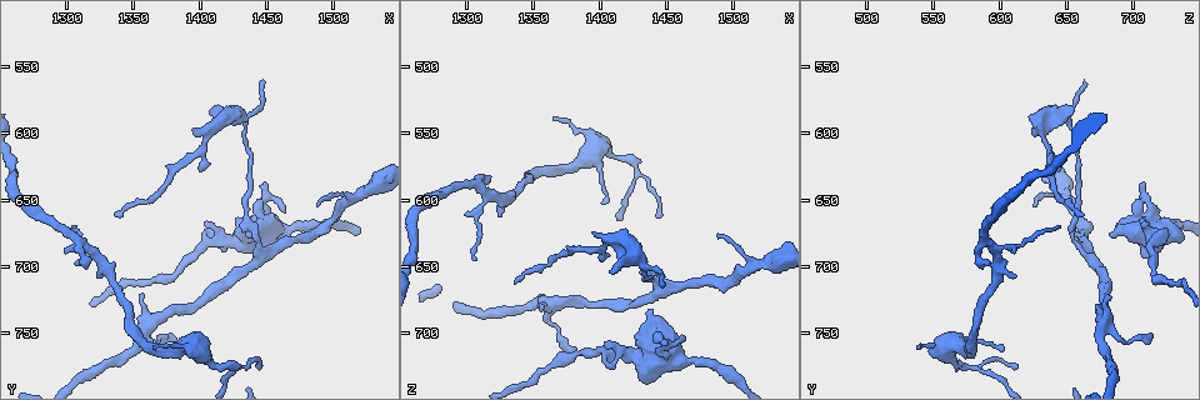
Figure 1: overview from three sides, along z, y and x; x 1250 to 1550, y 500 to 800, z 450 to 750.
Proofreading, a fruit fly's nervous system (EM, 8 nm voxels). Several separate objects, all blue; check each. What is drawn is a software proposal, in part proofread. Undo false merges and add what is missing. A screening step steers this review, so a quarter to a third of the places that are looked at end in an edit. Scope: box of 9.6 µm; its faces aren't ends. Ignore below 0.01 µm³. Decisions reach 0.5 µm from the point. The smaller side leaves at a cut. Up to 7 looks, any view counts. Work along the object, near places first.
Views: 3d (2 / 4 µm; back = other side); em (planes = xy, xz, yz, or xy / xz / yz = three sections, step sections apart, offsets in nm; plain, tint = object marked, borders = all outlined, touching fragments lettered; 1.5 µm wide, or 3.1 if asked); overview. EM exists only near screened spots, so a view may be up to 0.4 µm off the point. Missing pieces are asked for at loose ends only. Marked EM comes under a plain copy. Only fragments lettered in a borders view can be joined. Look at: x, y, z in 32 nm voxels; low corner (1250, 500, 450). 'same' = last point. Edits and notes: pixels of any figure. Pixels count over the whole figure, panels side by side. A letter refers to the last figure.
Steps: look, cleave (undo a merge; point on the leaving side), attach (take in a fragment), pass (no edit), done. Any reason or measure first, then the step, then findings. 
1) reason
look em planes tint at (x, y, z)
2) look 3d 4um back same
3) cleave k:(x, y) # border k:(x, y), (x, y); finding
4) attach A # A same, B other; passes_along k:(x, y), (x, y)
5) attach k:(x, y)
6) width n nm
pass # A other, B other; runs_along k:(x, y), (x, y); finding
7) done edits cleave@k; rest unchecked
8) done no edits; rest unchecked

an open end
look em yz step 8 borders at (1404, 672, 708)

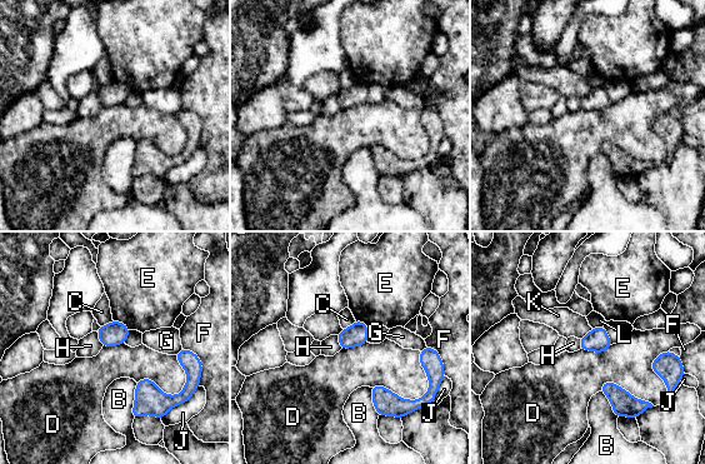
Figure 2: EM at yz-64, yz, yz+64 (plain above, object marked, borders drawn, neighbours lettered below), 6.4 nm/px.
cut it another way
look em planes borders same

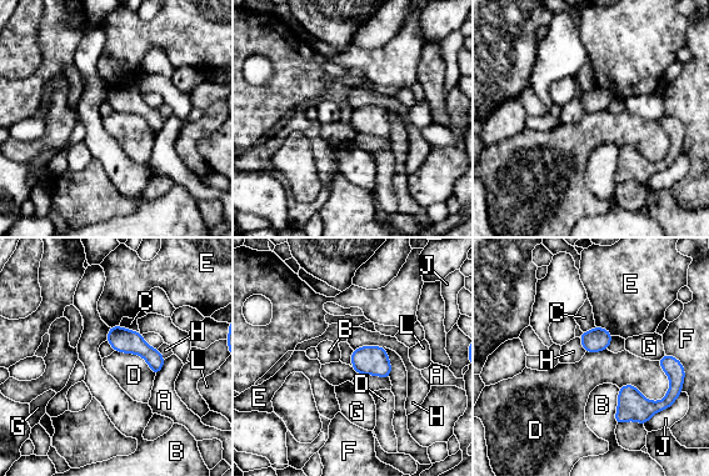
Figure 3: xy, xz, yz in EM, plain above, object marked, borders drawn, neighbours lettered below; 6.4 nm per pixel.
pass # A other, B other, C other, D other, E other, F other, G other, H other, J other, L other; no lettered fragment goes on from it

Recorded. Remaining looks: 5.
thin end
look em planes borders at (1446, 562, 662)

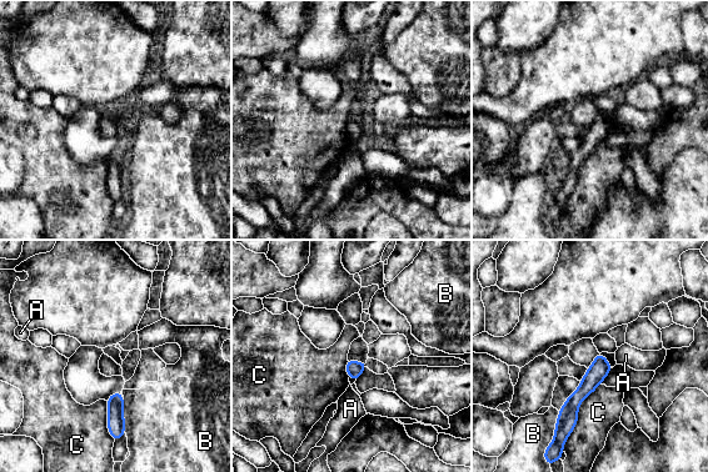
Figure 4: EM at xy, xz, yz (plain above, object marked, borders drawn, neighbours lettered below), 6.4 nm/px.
width 100 nm
pass # A other, B other, C other; border 4:(598, 386), (582, 401), (563, 442); none of them fits

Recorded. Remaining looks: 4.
look 3d 4um at (1358, 720, 680)

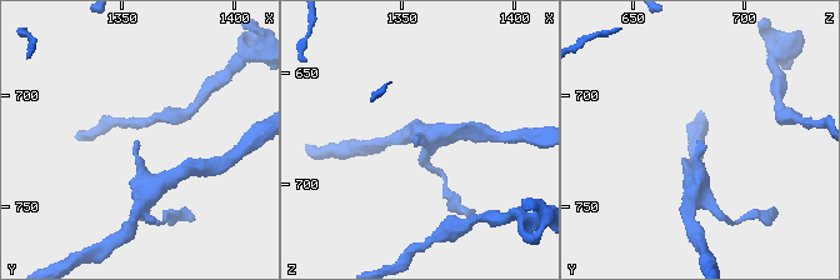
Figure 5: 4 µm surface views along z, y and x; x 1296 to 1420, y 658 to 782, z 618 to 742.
now the EM
look em planes borders at (1358, 722, 680)

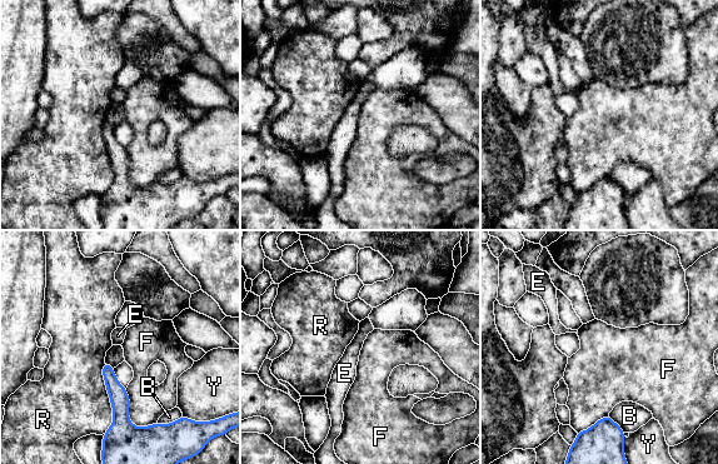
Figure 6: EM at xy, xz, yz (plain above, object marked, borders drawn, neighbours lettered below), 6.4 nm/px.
pass # B other, E other, F other, R other, Y other; runs_along 6:(106, 367), (120, 418), (136, 430); no lettered fragment goes on from it

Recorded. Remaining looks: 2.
done no edits; rest unchecked

